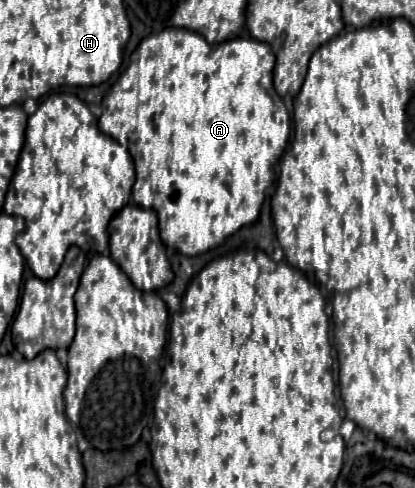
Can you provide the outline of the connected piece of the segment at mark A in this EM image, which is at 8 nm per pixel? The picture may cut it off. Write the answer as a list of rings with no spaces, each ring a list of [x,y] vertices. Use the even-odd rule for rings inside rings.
[[[164,29],[158,35],[146,37],[134,55],[130,57],[130,65],[120,75],[120,79],[112,85],[110,93],[104,97],[104,113],[100,117],[100,129],[110,135],[112,139],[124,139],[126,149],[130,151],[134,165],[136,165],[136,185],[132,188],[132,201],[136,205],[149,203],[152,209],[156,209],[158,221],[160,221],[160,237],[164,245],[184,253],[184,255],[198,255],[206,253],[218,245],[222,245],[230,235],[234,235],[240,227],[250,225],[258,219],[266,191],[276,181],[278,161],[282,159],[282,153],[286,151],[288,139],[290,139],[290,115],[282,99],[274,93],[272,87],[272,71],[274,71],[274,53],[268,43],[260,43],[250,37],[236,37],[232,41],[210,45],[202,35],[196,35],[188,29]]]

